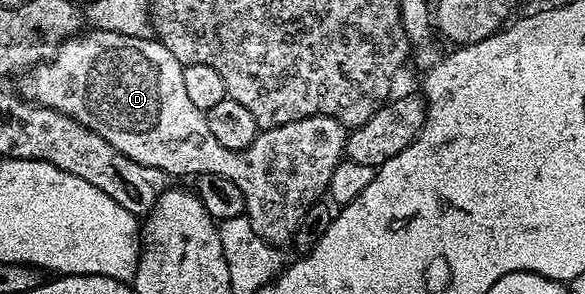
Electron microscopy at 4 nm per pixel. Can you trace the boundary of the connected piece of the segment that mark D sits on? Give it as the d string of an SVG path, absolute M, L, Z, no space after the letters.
M91 28L62 42L59 50L47 61L22 71L17 78L17 93L28 102L53 108L85 124L85 128L97 132L101 140L113 144L117 152L129 156L129 160L137 160L137 164L161 168L169 176L212 174L233 180L233 184L241 188L241 196L245 196L245 215L251 221L254 232L272 244L290 243L297 232L297 224L305 220L305 212L309 212L311 205L327 194L333 168L344 161L348 131L336 118L318 114L259 132L243 150L230 150L219 143L209 130L205 111L189 100L183 69L173 52L154 37L134 38Z

